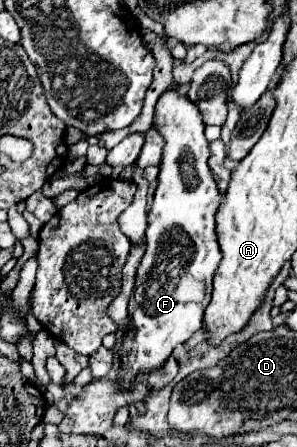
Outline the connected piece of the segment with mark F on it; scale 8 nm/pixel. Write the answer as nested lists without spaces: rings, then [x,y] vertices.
[[[166,90],[154,110],[154,126],[160,136],[166,140],[162,160],[160,160],[160,174],[158,174],[158,188],[154,194],[152,208],[148,212],[148,230],[146,230],[146,252],[136,272],[136,286],[130,298],[130,318],[134,332],[128,332],[122,344],[122,376],[120,382],[128,386],[138,370],[152,370],[160,368],[164,360],[172,354],[172,350],[186,342],[196,330],[202,328],[204,310],[212,298],[212,276],[216,266],[220,264],[220,246],[216,242],[216,210],[220,208],[222,194],[218,192],[216,180],[212,178],[208,166],[208,140],[204,138],[204,122],[196,104],[190,102],[186,94],[178,90]]]

